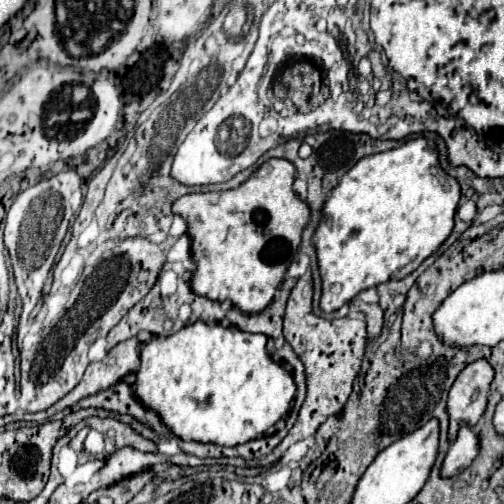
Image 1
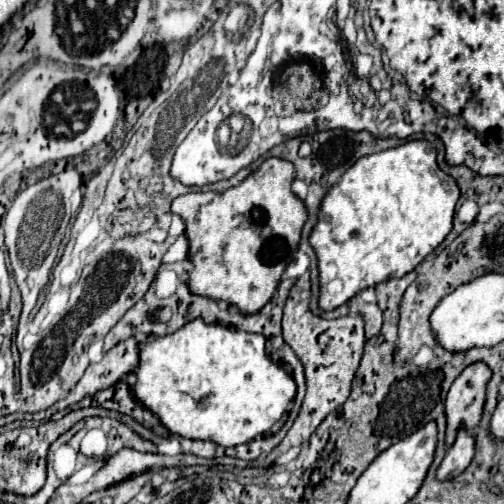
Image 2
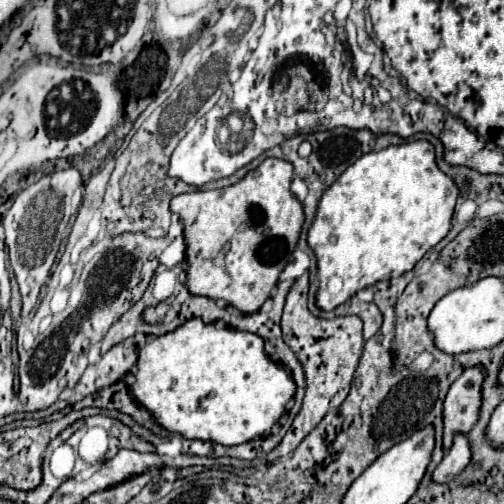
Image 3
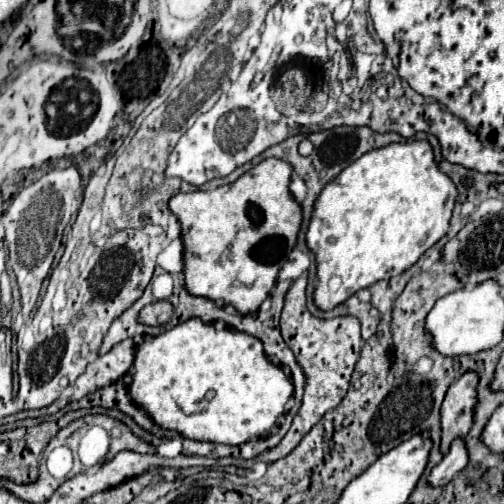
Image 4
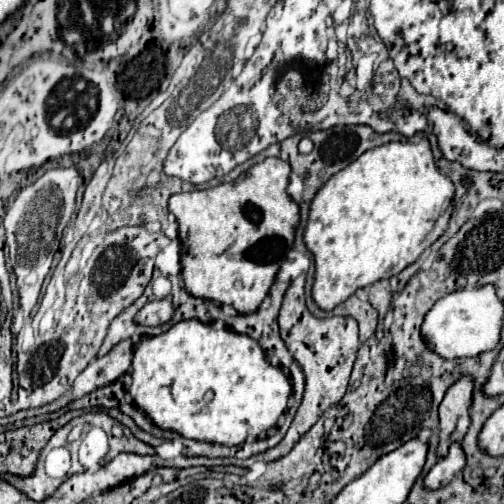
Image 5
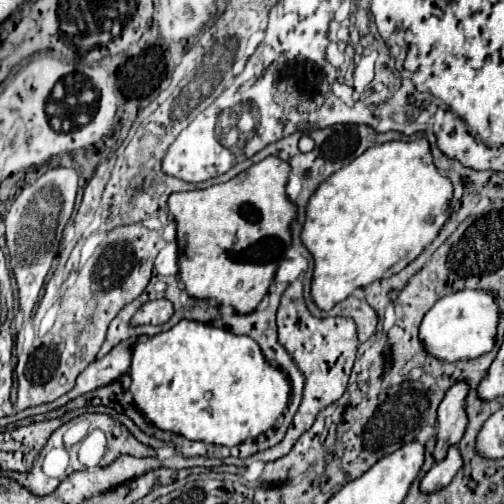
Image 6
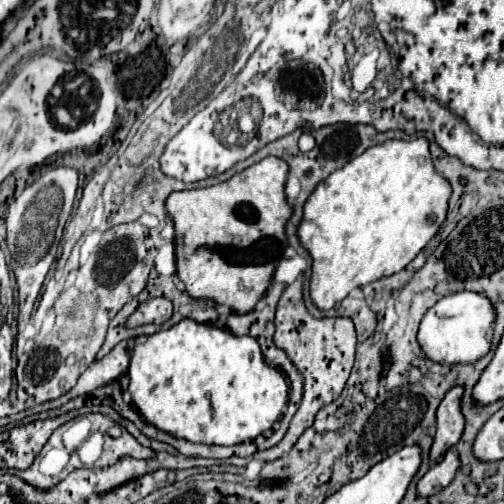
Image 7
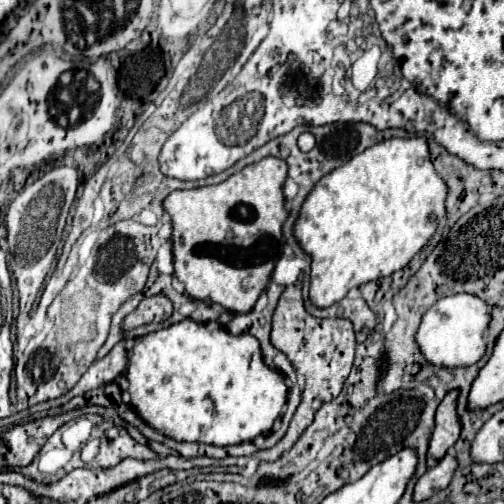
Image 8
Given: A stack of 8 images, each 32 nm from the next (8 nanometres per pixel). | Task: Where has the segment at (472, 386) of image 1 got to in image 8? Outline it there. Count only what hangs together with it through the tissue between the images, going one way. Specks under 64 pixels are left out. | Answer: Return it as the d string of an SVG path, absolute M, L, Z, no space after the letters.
M452 390L446 394L446 398L440 402L436 410L436 422L434 432L430 436L428 452L426 452L426 466L432 468L438 464L438 460L446 454L448 448L452 448L460 436L460 420L456 414L456 398L458 392Z

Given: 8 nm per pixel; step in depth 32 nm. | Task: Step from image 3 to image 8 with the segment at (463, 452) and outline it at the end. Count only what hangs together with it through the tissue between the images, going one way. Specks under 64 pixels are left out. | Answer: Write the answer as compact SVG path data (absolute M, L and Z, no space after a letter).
M448 452L434 468L426 470L426 474L416 482L412 500L416 500L416 502L428 500L438 490L446 488L450 484L452 476L454 476L454 470L456 470L456 458L454 458L452 452Z

